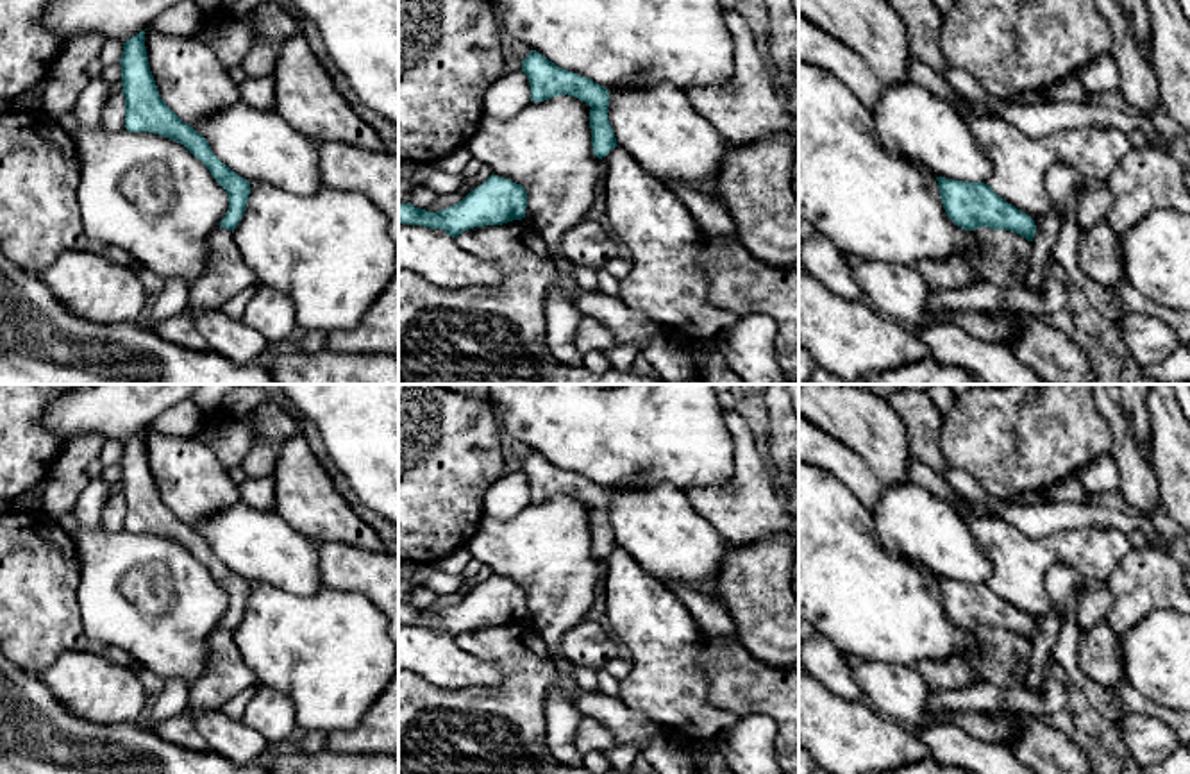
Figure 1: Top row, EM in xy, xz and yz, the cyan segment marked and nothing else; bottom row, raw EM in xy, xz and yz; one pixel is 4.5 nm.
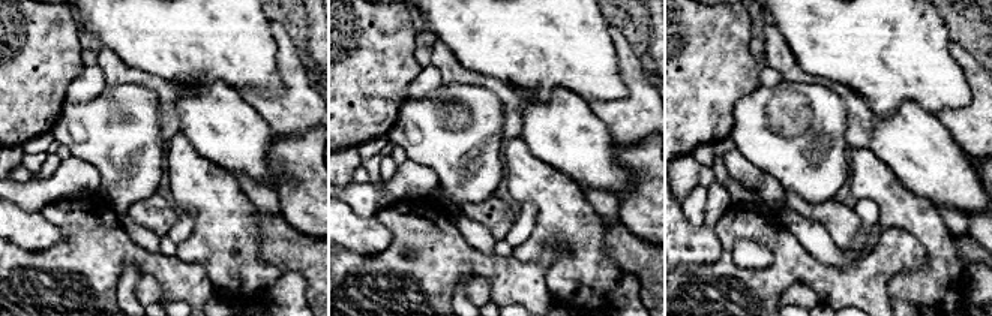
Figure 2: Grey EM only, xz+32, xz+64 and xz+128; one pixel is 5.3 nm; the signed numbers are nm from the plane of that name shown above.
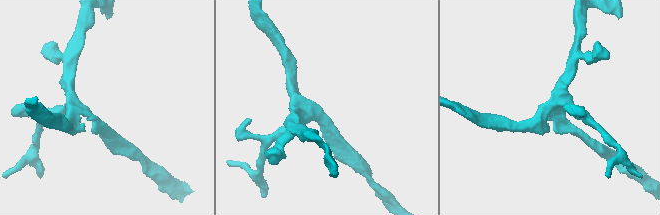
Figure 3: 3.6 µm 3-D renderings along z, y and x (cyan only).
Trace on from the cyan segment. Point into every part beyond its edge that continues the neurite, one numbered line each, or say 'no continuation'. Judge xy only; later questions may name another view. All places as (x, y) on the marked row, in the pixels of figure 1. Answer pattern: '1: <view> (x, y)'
no continuation

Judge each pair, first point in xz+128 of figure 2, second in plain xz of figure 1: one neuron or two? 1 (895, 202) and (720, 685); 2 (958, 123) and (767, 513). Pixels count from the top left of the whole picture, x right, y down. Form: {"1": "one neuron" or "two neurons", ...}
{"1": "two neurons", "2": "one neuron"}

